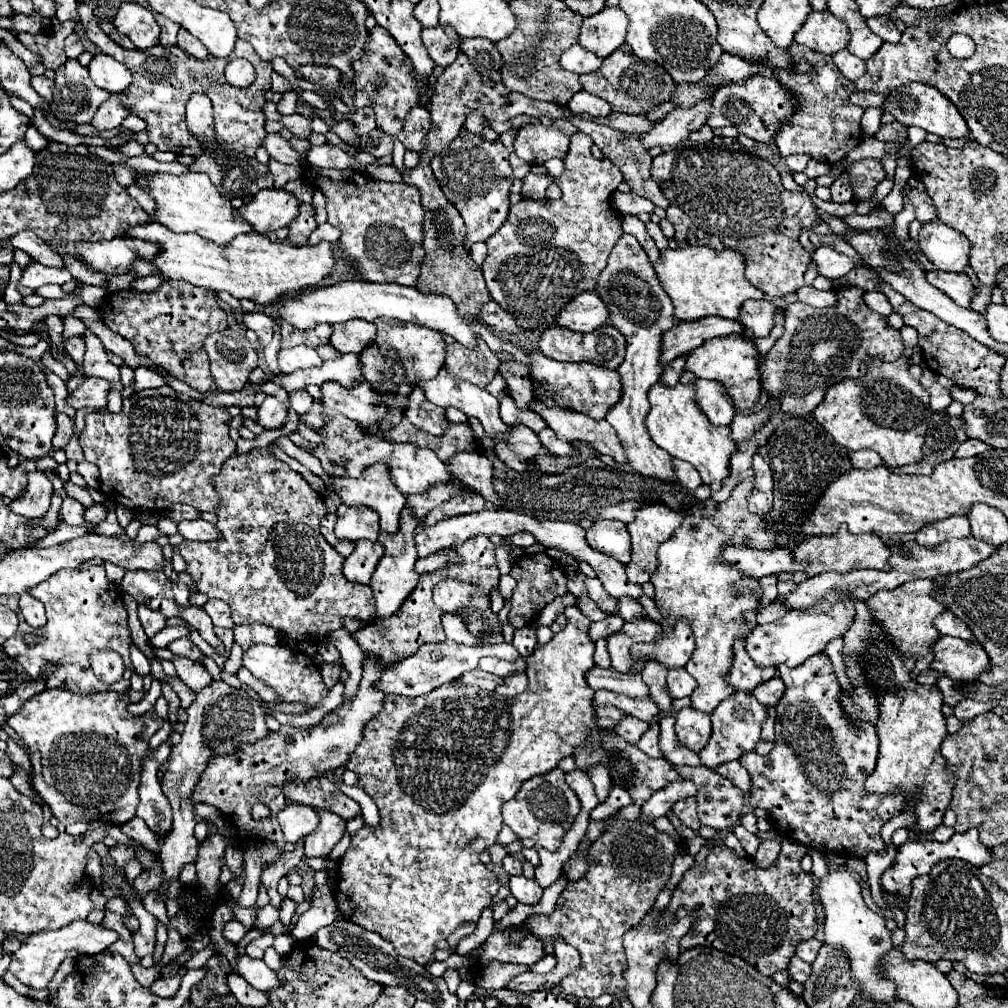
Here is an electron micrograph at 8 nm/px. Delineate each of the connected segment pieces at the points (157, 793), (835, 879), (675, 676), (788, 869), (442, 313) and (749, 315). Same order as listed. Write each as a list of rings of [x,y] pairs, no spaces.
[[[167,737],[167,741],[161,743],[153,753],[147,753],[147,757],[143,759],[143,773],[141,773],[141,785],[139,785],[141,803],[137,807],[137,817],[141,817],[147,823],[147,827],[159,837],[167,835],[173,825],[171,805],[165,799],[157,779],[159,765],[167,761],[171,747],[173,745]]]
[[[837,869],[837,871],[827,871],[827,875],[819,881],[817,885],[817,901],[823,907],[823,927],[825,927],[825,941],[831,945],[837,945],[839,949],[843,949],[851,961],[851,971],[855,981],[859,983],[859,995],[861,997],[871,997],[877,1001],[895,1001],[895,987],[893,983],[889,983],[877,969],[879,959],[893,949],[891,943],[891,933],[885,927],[885,919],[871,911],[863,897],[861,897],[861,887],[859,883],[853,879],[853,875],[847,869]]]
[[[685,669],[669,671],[665,685],[667,685],[667,693],[671,695],[671,699],[681,699],[681,697],[689,697],[693,693],[695,679]]]
[[[783,841],[781,845],[783,847],[777,857],[777,863],[773,863],[773,867],[769,869],[753,867],[749,857],[739,859],[727,845],[717,845],[709,851],[705,861],[701,863],[695,861],[685,871],[679,887],[671,897],[669,911],[677,911],[679,907],[685,907],[687,911],[697,913],[699,919],[693,923],[691,931],[679,941],[681,951],[693,947],[713,947],[727,955],[735,955],[749,961],[749,965],[757,967],[757,971],[761,971],[767,977],[789,967],[797,943],[815,935],[817,913],[815,913],[815,897],[813,897],[813,877],[801,869],[801,859],[803,855],[807,855],[807,849],[801,843],[793,843],[793,841]]]
[[[341,281],[337,285],[331,285],[331,287],[319,287],[319,289],[305,291],[297,297],[281,297],[277,317],[281,321],[287,321],[289,325],[301,329],[301,331],[313,329],[321,323],[335,325],[335,323],[343,323],[343,321],[349,321],[349,319],[375,321],[377,317],[383,317],[383,319],[411,321],[411,323],[427,325],[427,327],[431,327],[439,333],[451,335],[455,341],[459,341],[465,347],[473,347],[475,335],[481,335],[481,339],[485,339],[489,349],[495,355],[499,355],[499,359],[501,359],[501,351],[509,351],[511,355],[517,355],[517,359],[521,359],[521,363],[525,363],[529,367],[529,353],[527,351],[523,351],[517,345],[511,345],[509,341],[503,341],[501,337],[493,335],[493,331],[489,331],[489,327],[485,327],[483,323],[465,323],[465,319],[461,319],[461,315],[457,315],[453,301],[449,297],[445,297],[445,295],[423,295],[421,291],[417,291],[417,287],[403,287],[403,285],[395,285],[395,283]]]
[[[745,301],[741,307],[739,321],[745,323],[753,337],[764,338],[773,329],[775,311],[779,309],[769,301]]]

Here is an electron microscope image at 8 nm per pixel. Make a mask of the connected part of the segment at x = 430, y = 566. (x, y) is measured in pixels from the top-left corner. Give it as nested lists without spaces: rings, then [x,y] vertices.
[[[443,549],[439,553],[433,553],[425,559],[417,559],[415,563],[415,571],[419,575],[423,573],[431,573],[431,571],[439,571],[439,569],[445,569],[445,567],[451,567],[455,563],[461,563],[461,555],[455,551],[455,549]]]

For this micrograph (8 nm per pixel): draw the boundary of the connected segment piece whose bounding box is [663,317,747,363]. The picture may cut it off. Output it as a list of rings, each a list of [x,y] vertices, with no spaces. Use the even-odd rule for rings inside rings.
[[[705,317],[693,323],[679,323],[673,329],[665,331],[663,337],[663,363],[669,363],[681,355],[691,353],[701,347],[705,341],[715,337],[727,337],[731,333],[747,335],[745,327],[739,321],[725,317]]]

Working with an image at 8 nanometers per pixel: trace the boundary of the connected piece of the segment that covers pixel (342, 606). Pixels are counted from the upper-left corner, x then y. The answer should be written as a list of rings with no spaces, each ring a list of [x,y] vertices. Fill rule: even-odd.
[[[255,447],[249,453],[231,455],[211,483],[219,493],[215,527],[219,529],[221,539],[207,543],[187,541],[177,549],[187,563],[187,573],[195,581],[197,591],[205,593],[209,599],[225,601],[231,607],[235,625],[259,621],[273,627],[281,637],[321,643],[327,639],[329,631],[343,625],[345,617],[365,623],[375,617],[375,599],[371,587],[351,583],[343,577],[343,557],[325,541],[319,531],[319,519],[327,513],[323,497],[315,493],[299,473],[275,459],[267,447]]]

